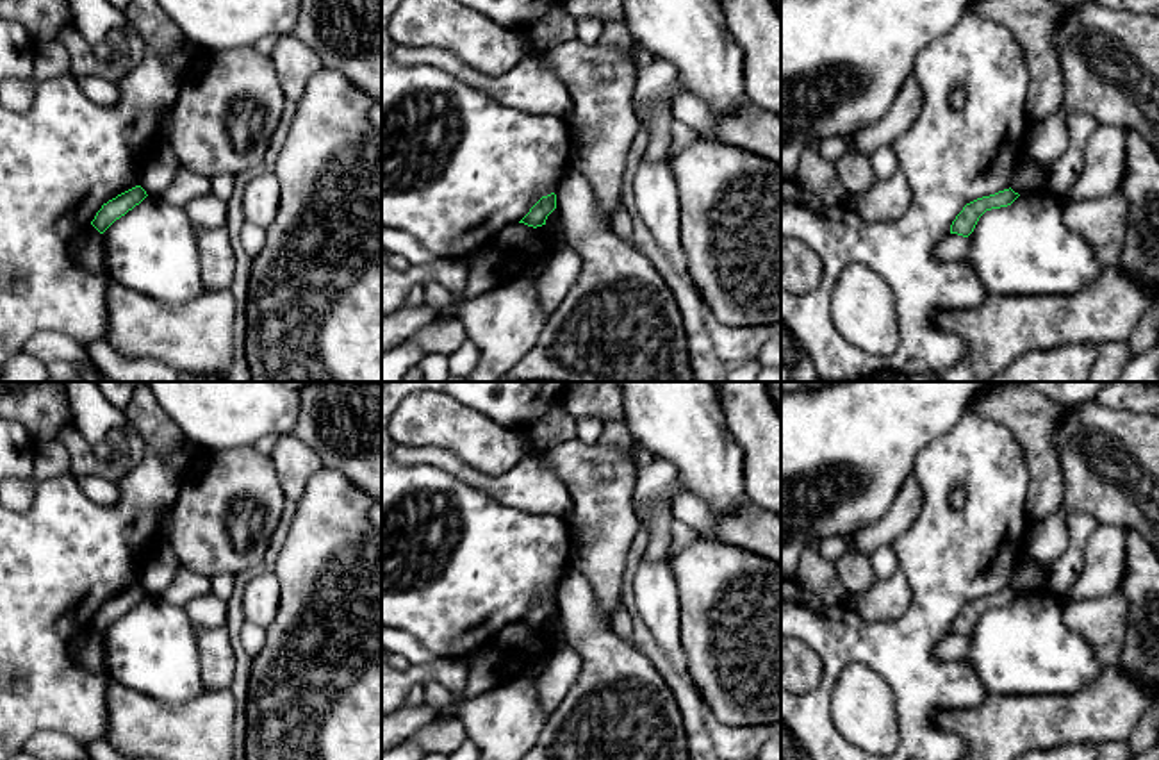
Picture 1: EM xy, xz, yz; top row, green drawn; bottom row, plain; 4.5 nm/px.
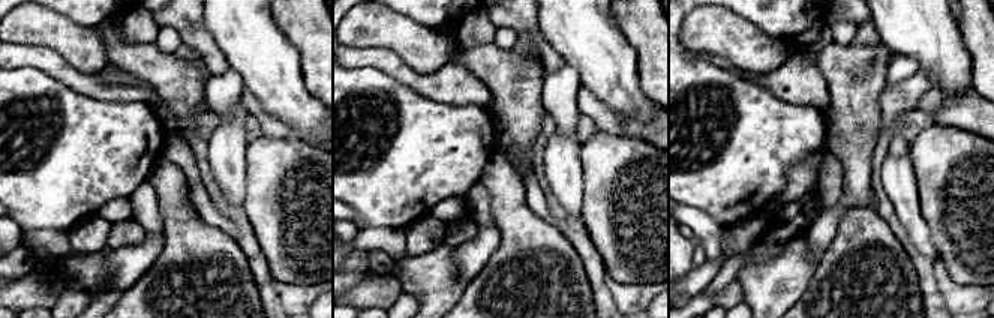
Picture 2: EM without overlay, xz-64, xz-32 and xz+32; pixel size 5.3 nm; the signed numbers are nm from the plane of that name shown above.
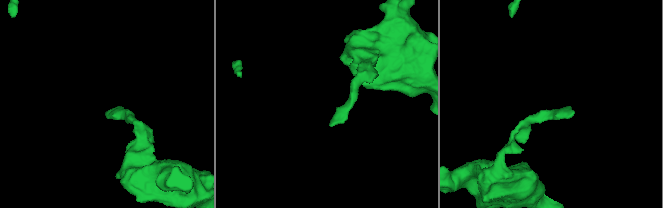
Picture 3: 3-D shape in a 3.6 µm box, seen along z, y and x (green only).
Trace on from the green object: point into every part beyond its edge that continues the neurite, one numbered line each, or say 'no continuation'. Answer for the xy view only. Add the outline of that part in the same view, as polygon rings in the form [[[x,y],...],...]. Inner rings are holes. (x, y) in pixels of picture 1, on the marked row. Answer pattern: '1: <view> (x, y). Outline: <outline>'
no continuation

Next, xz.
no continuation

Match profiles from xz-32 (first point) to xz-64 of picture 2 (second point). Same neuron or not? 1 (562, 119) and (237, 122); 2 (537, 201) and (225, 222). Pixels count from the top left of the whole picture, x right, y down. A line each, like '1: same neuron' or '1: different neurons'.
1: different neurons
2: same neuron

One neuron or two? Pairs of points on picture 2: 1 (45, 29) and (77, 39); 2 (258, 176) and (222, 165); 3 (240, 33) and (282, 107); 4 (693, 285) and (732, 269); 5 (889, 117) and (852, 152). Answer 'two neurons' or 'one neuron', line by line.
1: one neuron
2: two neurons
3: one neuron
4: two neurons
5: two neurons

